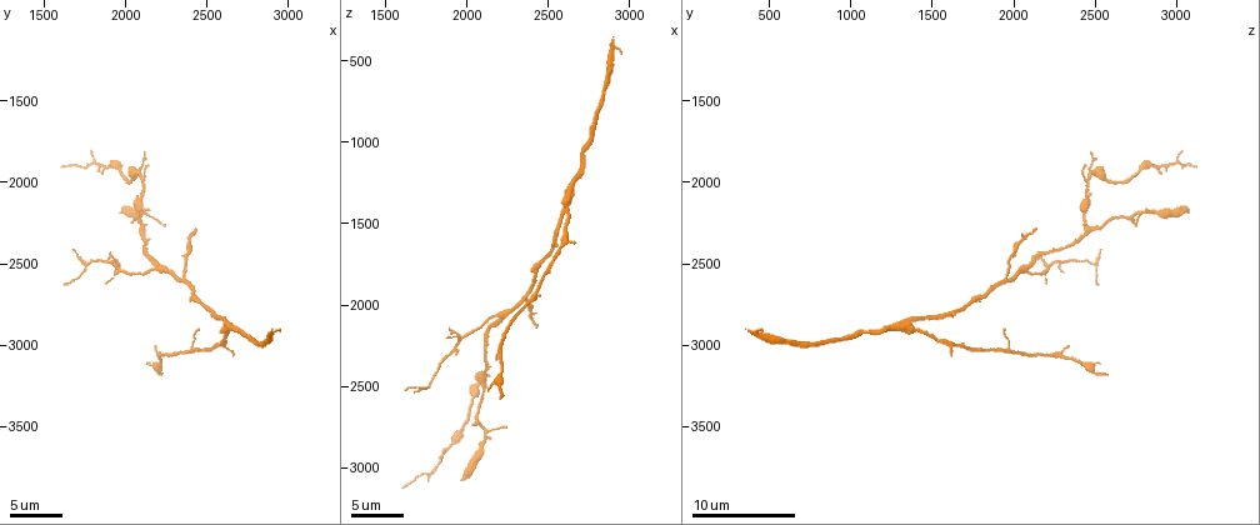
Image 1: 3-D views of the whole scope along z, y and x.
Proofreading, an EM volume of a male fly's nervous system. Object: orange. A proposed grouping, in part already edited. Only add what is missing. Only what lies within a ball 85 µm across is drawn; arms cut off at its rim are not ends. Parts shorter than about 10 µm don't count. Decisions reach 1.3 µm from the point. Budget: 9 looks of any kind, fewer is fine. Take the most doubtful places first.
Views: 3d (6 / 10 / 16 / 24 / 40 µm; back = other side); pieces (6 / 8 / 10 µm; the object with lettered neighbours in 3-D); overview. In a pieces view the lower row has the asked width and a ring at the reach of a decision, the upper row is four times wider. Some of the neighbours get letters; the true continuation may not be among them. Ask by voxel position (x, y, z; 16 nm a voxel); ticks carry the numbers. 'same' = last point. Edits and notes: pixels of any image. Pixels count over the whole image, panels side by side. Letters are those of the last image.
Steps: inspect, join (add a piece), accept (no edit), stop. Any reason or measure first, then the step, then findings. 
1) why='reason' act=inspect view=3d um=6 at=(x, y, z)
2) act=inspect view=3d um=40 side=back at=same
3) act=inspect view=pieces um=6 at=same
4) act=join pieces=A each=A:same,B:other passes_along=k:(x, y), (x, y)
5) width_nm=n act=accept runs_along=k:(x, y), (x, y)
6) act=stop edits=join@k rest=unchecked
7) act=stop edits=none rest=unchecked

why='free end' act=inspect view=3d um=6 at=(2000, 2180, 3060)

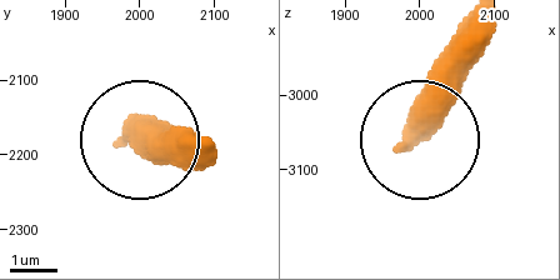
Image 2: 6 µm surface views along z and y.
act=inspect view=pieces um=10 at=(1980, 2170, 3065)

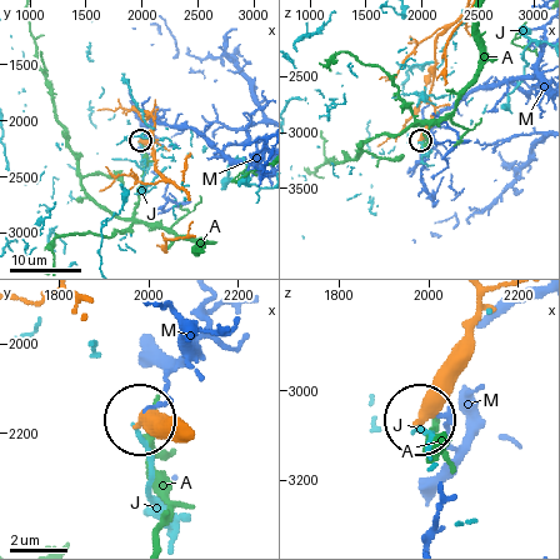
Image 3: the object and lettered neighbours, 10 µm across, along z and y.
act=accept each=A:other,J:other,M:other runs_along=3:(479, 304), (466, 361), (424, 416) found='none of them fits'

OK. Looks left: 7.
why='free end' act=inspect view=pieces um=10 at=(2440, 2300, 2120)

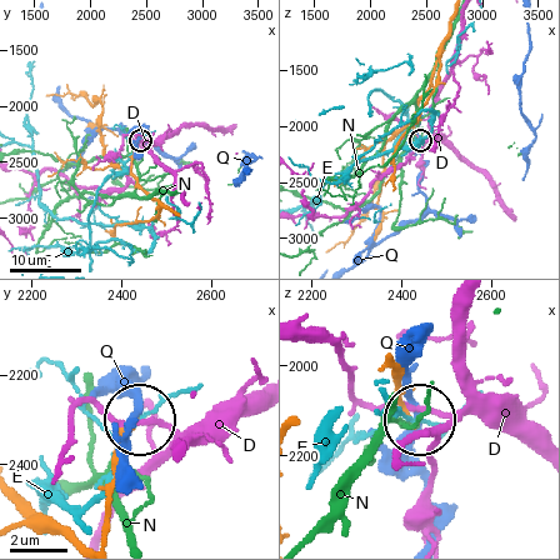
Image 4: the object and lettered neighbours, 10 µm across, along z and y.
act=accept each=D:other,E:other,N:other,Q:other found='no lettered piece goes on from it'

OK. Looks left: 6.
why='end of a long branch' act=inspect view=pieces um=6 at=(1600, 1920, 3100)

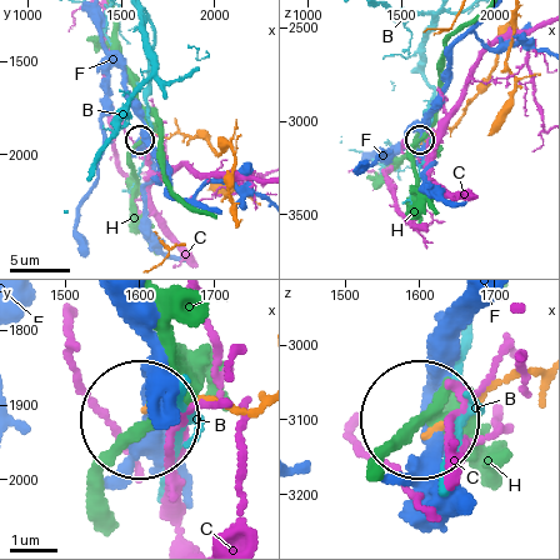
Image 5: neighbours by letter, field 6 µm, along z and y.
width_nm=80 act=accept each=B:other,C:other,F:other,H:other runs_along=5:(539, 368), (503, 375), (424, 435) found='none of them fits'

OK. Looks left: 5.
why='thin end' act=inspect view=pieces um=6 at=(1920, 2440, 2160)

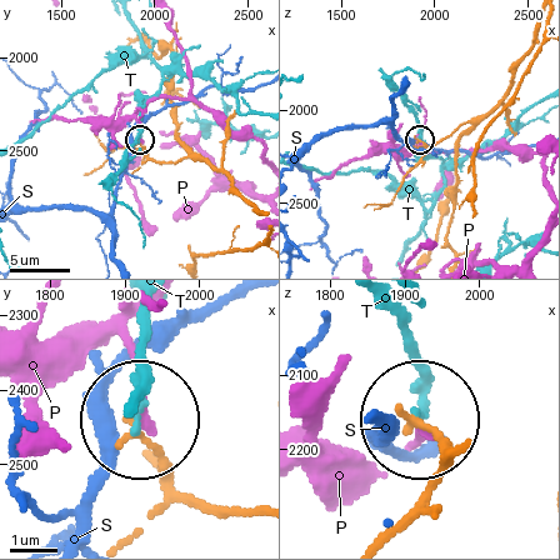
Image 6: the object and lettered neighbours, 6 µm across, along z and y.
width_nm=140 act=accept each=P:other,S:other,T:other runs_along=6:(259, 515), (199, 503), (131, 424) found='no lettered piece goes on from it'

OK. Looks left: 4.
act=stop edits=none rest=unchecked

